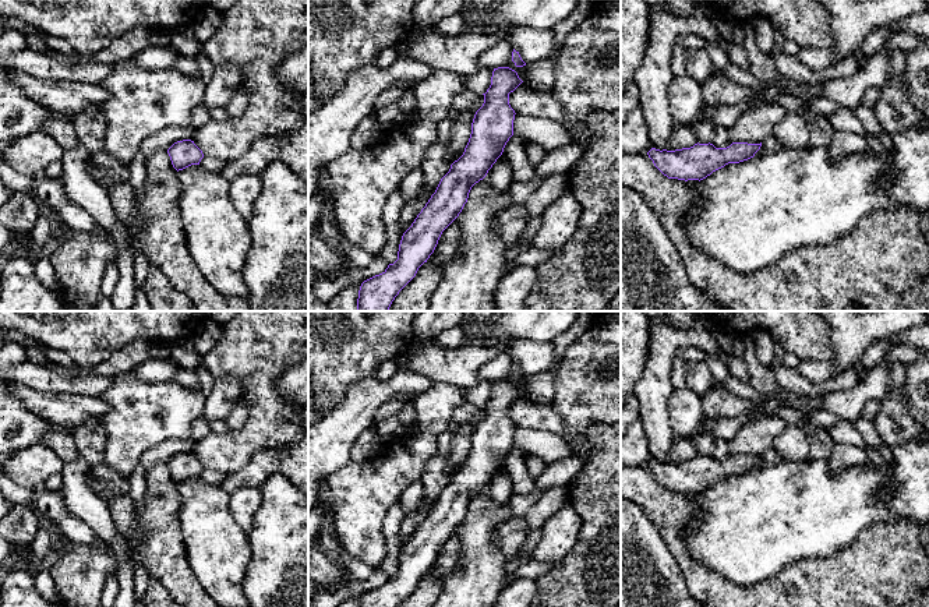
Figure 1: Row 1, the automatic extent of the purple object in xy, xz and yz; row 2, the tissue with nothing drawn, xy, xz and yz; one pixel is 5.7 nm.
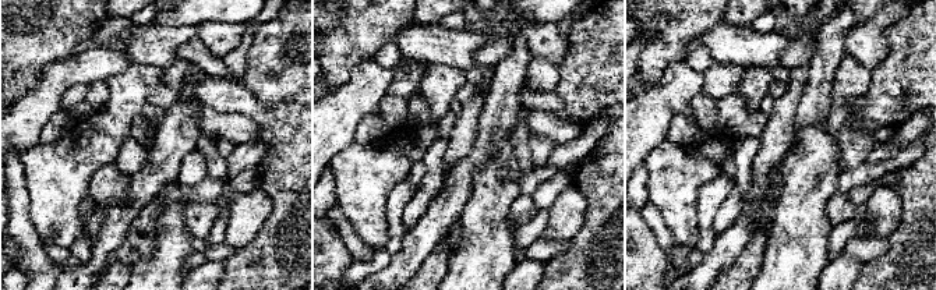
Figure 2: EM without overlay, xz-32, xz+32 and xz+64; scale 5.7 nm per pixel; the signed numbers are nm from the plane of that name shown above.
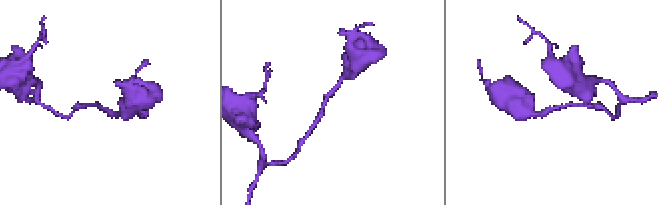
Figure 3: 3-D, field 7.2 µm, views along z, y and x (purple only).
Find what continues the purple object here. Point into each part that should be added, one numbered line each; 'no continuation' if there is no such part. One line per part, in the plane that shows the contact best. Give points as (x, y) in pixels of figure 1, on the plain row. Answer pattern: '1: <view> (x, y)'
no continuation

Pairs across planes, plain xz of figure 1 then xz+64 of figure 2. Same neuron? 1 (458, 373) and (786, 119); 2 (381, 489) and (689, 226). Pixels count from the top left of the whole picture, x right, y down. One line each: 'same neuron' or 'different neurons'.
1: different neurons
2: same neuron

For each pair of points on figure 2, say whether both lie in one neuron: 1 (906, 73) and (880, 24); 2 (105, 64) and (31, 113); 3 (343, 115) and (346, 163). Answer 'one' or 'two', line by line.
1: two
2: one
3: two

